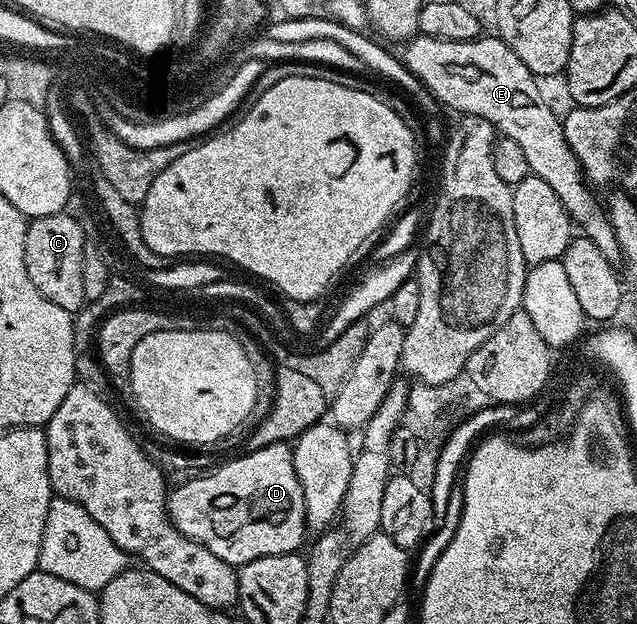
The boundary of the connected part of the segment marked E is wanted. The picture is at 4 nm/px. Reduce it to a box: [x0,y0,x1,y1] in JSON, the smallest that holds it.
[401,34,621,263]

